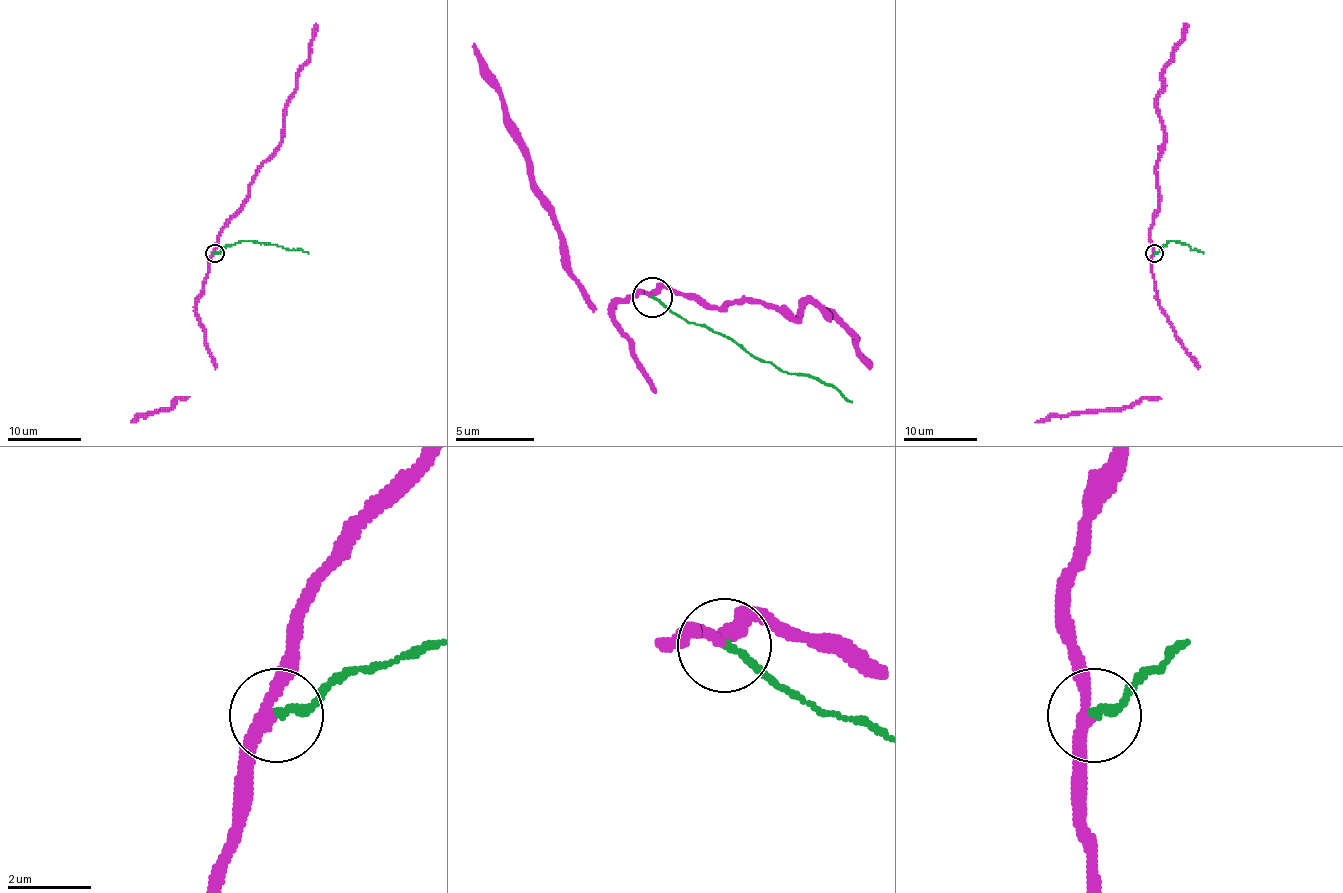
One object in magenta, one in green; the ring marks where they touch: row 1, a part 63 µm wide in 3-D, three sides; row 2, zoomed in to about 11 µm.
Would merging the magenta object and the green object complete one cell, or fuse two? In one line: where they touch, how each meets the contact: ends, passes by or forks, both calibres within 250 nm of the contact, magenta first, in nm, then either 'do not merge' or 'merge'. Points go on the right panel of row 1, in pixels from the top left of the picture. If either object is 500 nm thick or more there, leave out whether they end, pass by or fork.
(1154, 253) | magenta passes by | green ends | 260/200 nm | do not merge

